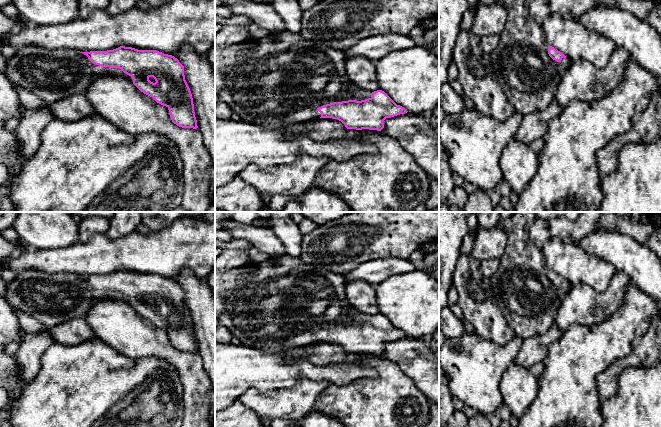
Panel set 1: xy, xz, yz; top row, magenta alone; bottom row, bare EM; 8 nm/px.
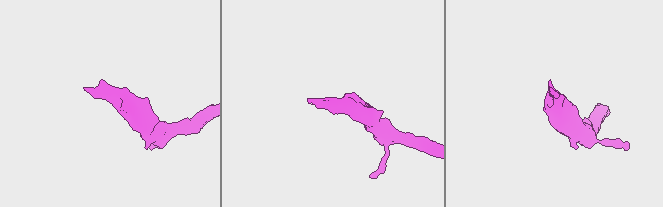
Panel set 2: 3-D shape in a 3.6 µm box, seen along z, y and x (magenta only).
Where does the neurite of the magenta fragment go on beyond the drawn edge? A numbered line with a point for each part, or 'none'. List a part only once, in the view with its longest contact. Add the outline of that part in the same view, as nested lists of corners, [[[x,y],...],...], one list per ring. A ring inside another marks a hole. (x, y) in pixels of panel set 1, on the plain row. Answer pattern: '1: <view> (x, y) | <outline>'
1: xz (281, 303) | [[[283,255],[271,256],[259,264],[248,263],[223,272],[215,271],[215,318],[226,327],[241,344],[276,353],[299,346],[318,343],[319,331],[348,324],[365,324],[372,316],[357,311],[348,301],[345,281],[341,274],[331,272],[323,266],[310,265],[301,259]]]

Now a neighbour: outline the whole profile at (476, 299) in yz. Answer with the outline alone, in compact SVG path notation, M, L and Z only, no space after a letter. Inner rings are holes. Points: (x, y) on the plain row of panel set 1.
M461 254L454 270L453 283L464 318L484 339L505 345L515 337L497 304L490 278L480 270L480 261L473 254Z

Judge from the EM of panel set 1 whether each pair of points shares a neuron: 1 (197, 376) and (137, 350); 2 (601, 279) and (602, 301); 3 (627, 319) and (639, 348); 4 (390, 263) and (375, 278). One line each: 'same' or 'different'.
1: same
2: different
3: different
4: same

